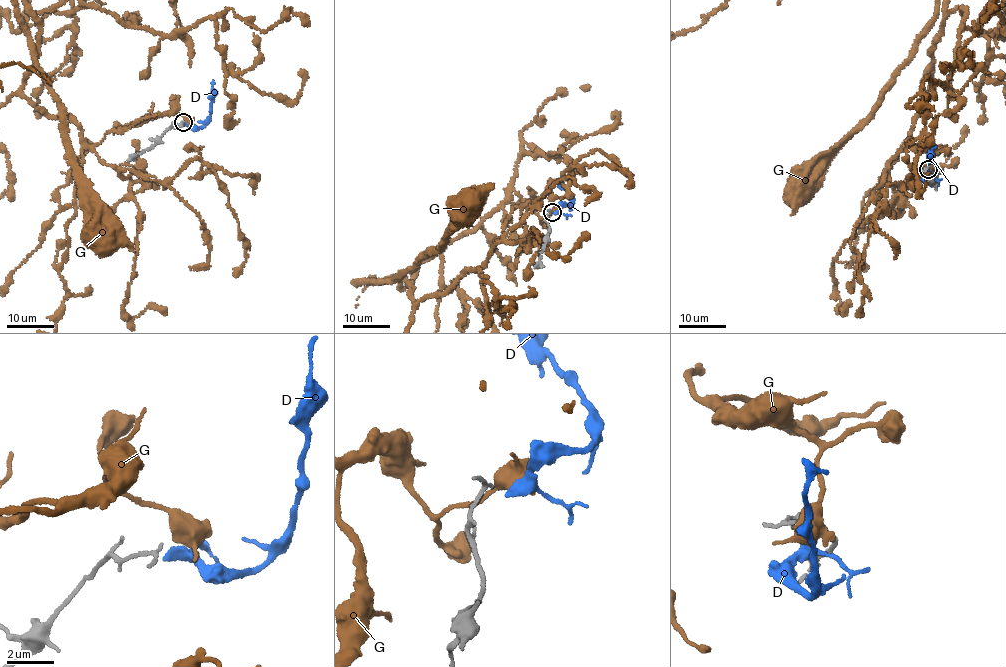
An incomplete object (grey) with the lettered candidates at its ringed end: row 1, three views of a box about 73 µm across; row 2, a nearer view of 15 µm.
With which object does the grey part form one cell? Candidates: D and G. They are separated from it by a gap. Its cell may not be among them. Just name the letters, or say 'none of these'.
none of these

